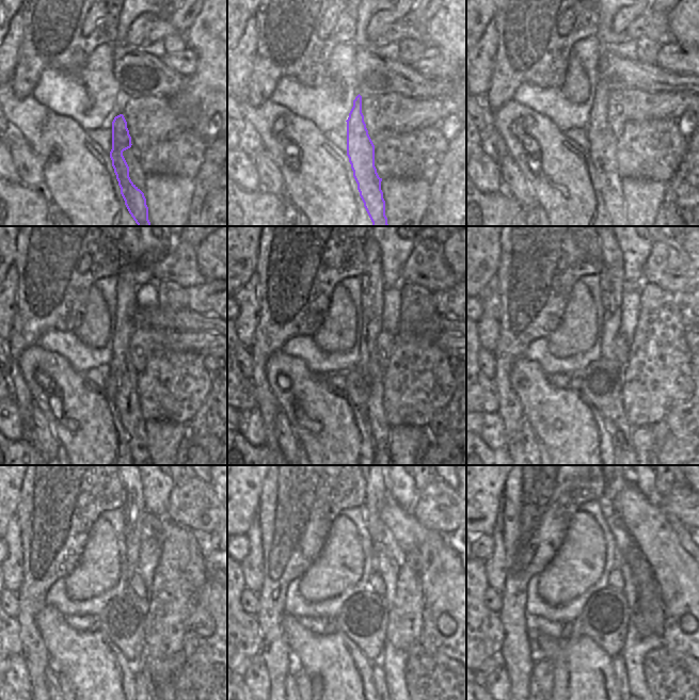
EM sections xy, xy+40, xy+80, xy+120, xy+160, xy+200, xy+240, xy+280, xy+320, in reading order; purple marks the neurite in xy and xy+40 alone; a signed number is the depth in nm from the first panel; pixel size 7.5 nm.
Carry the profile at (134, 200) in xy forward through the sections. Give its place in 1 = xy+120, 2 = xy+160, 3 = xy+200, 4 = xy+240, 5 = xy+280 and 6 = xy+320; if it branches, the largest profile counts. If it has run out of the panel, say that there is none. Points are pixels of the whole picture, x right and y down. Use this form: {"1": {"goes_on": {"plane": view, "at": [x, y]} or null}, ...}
{"1": {"goes_on": {"plane": "xy+120", "at": [127, 401]}}, "2": {"goes_on": {"plane": "xy+160", "at": [372, 285]}}, "3": {"goes_on": {"plane": "xy+200", "at": [612, 275]}}, "4": {"goes_on": {"plane": "xy+240", "at": [134, 510]}}, "5": {"goes_on": {"plane": "xy+280", "at": [376, 493]}}, "6": {"goes_on": {"plane": "xy+320", "at": [613, 487]}}}

